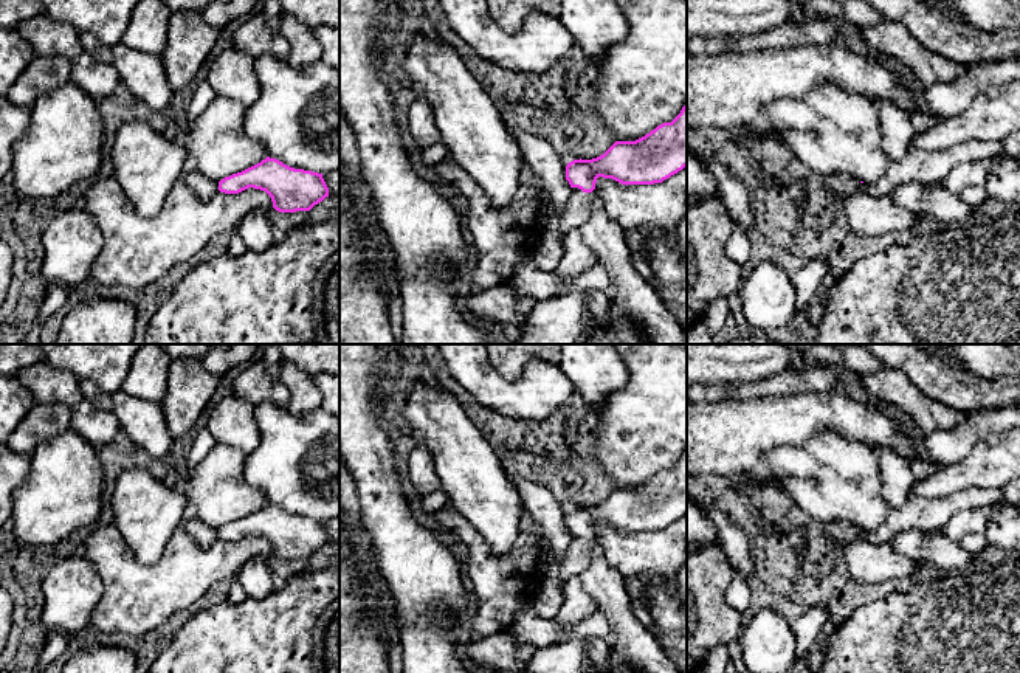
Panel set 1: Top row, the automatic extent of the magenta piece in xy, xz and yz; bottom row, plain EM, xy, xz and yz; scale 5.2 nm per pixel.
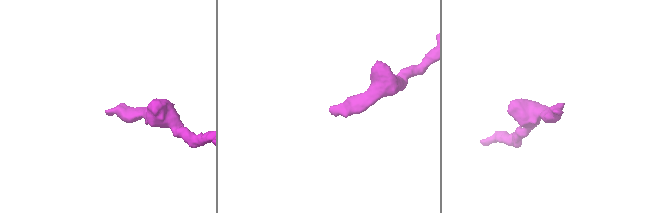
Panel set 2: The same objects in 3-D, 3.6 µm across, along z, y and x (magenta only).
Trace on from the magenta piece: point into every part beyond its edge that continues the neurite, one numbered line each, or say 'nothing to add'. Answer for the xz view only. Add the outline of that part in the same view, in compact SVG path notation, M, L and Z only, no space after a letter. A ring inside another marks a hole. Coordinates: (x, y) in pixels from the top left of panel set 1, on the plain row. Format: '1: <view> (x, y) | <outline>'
1: xz (575, 559) | M572 535L569 549L564 554L558 574L558 578L563 585L563 594L566 580L574 575L580 575L584 571L588 564L588 546L588 540L583 540L578 535Z

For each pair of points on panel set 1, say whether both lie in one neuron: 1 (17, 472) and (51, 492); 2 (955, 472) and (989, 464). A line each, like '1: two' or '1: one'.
1: two
2: one

